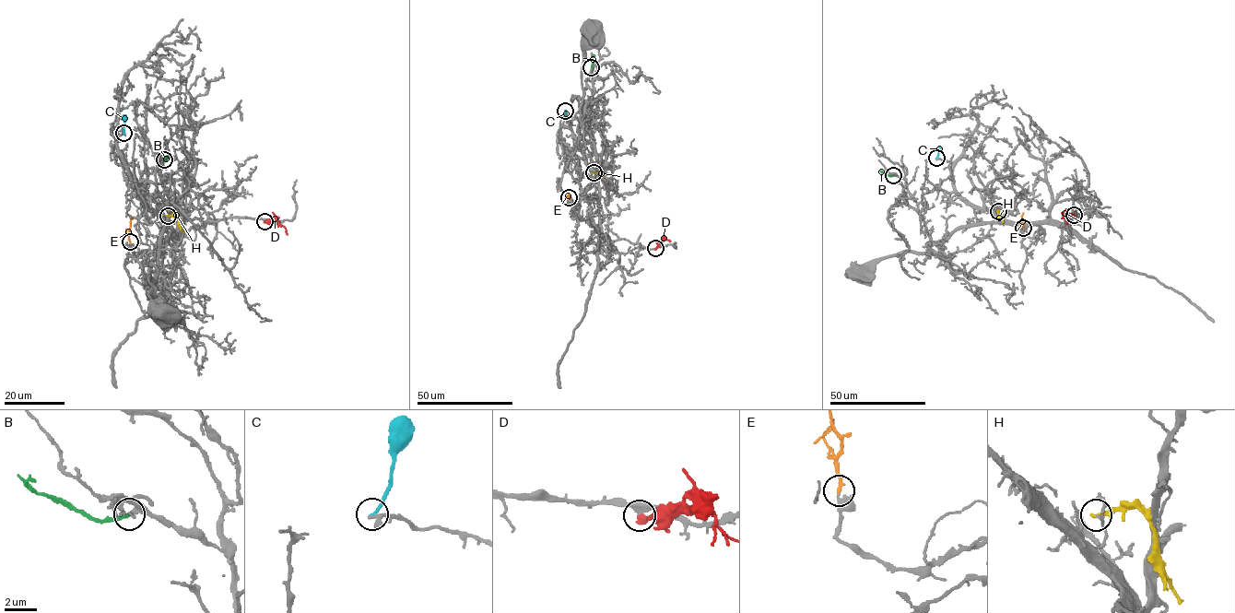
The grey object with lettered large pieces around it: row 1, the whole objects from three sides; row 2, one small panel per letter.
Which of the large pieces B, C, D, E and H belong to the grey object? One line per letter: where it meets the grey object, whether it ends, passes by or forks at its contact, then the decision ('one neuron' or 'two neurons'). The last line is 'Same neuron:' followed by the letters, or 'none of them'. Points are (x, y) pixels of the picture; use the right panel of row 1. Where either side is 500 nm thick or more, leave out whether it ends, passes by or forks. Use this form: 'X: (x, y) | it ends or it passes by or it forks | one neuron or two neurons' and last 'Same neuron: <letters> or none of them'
B: (893, 175) | it ends | one neuron
C: (936, 158) | it ends | two neurons
D: (1074, 215) | it ends | two neurons
E: (1023, 228) | it ends | one neuron
H: (998, 211) | it ends | two neurons
Same neuron: B, E

